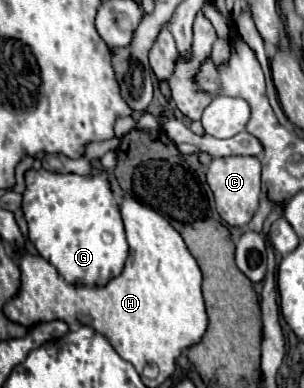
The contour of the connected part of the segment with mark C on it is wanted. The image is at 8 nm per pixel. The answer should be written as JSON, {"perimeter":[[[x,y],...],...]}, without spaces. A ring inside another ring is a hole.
{"perimeter":[[[220,157],[212,159],[208,167],[206,181],[214,193],[216,199],[216,211],[218,215],[232,227],[244,227],[250,223],[254,213],[258,211],[258,199],[260,199],[260,173],[262,165],[256,157]]]}

